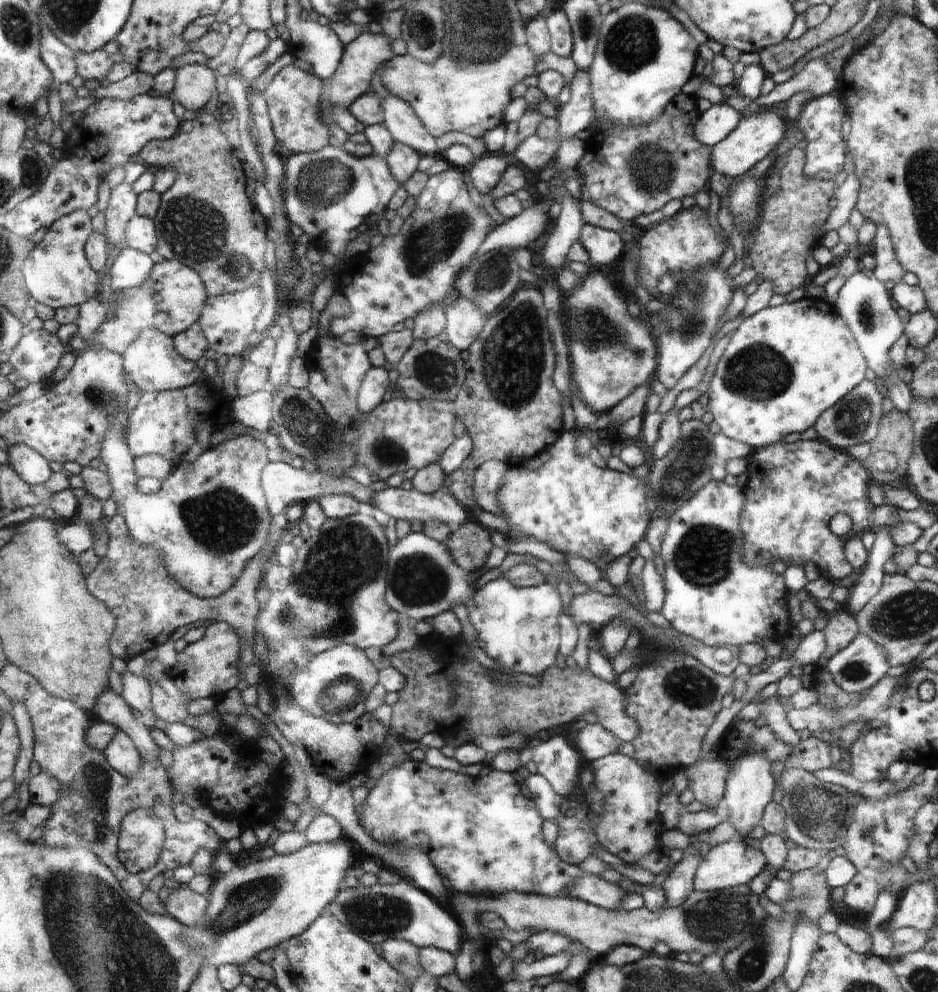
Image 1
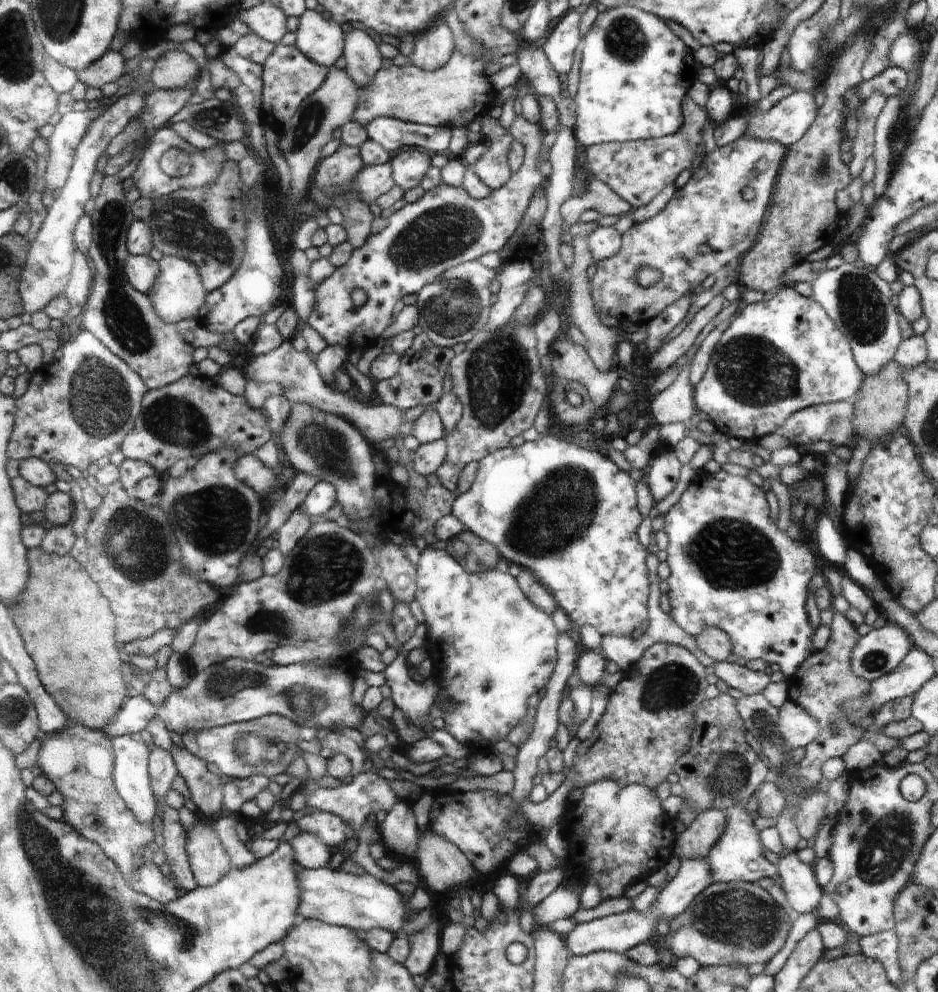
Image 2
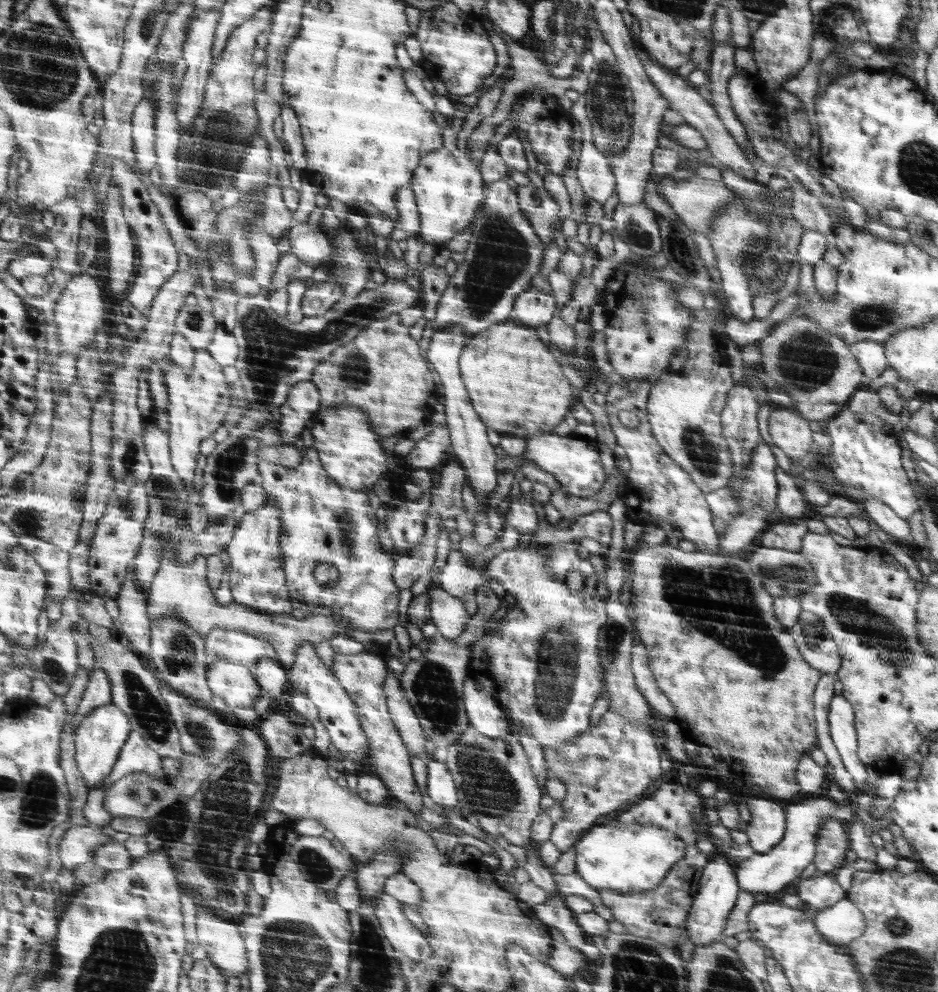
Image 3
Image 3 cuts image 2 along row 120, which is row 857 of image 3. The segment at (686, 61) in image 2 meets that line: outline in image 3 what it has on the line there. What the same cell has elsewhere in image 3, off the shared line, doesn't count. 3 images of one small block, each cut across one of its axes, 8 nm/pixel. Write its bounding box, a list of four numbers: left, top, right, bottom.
[575,818,686,892]

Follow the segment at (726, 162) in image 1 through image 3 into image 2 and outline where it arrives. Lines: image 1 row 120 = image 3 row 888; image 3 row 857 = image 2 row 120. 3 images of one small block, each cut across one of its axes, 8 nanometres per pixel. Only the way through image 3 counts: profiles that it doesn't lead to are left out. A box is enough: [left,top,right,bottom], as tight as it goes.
[744,91,817,147]

